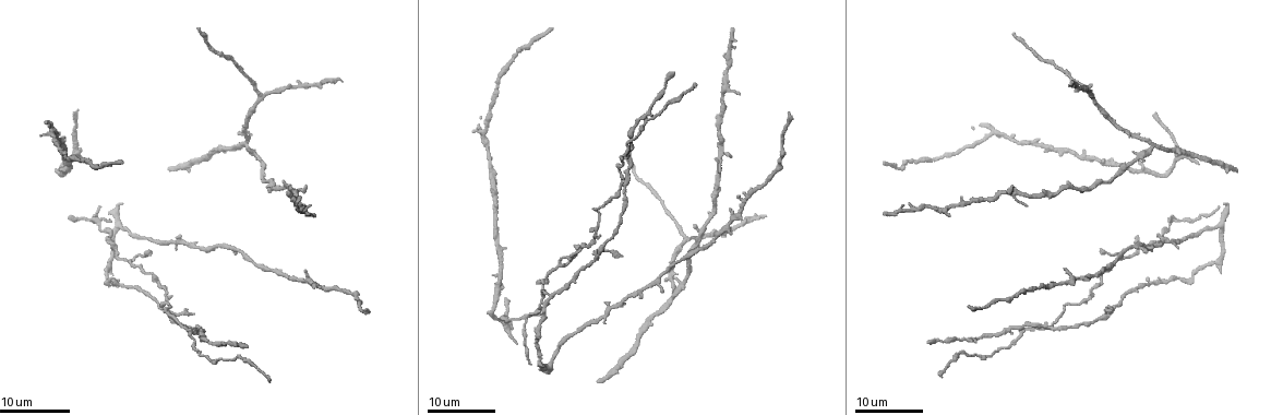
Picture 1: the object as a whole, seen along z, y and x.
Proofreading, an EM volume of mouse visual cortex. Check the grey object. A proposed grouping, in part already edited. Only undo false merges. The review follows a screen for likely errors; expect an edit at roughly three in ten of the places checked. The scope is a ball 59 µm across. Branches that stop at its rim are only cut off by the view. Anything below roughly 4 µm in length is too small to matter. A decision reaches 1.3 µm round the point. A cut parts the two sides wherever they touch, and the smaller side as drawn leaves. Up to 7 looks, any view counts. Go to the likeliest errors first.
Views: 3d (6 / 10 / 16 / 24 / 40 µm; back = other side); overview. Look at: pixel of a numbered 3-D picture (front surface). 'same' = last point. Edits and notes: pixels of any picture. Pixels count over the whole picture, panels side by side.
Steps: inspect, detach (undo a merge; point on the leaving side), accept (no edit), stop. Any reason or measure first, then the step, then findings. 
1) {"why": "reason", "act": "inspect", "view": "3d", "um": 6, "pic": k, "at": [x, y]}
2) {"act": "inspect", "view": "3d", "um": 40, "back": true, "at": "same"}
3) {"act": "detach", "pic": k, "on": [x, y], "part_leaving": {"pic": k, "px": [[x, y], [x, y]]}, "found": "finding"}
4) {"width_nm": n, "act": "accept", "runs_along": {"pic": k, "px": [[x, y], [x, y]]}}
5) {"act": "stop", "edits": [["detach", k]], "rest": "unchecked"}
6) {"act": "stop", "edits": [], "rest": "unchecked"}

{"why": "looks like a crossing", "act": "inspect", "view": "3d", "um": 24, "pic": 1, "at": [526, 319]}

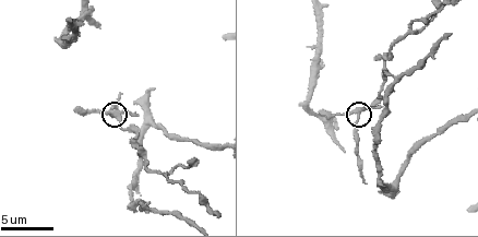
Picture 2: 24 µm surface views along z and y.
{"act": "inspect", "view": "3d", "um": 6, "pic": 2, "at": [357, 115]}

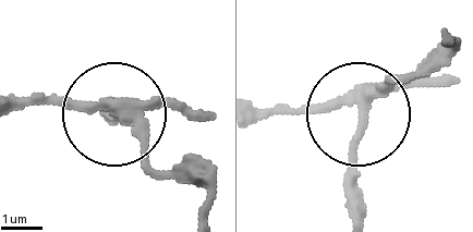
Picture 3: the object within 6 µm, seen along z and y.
{"why": "from behind", "act": "inspect", "view": "3d", "um": 6, "back": true, "pic": 3, "at": [117, 113]}

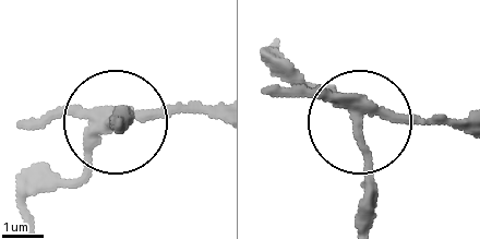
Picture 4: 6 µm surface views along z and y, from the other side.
{"arms": 4, "act": "detach", "pic": 4, "on": [48, 122], "part_leaving": {"pic": 4, "px": [[361, 104], [463, 124]]}, "found": "a second cell is stuck on"}

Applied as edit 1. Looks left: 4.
{"why": "redraw", "act": "inspect", "view": "overview"}

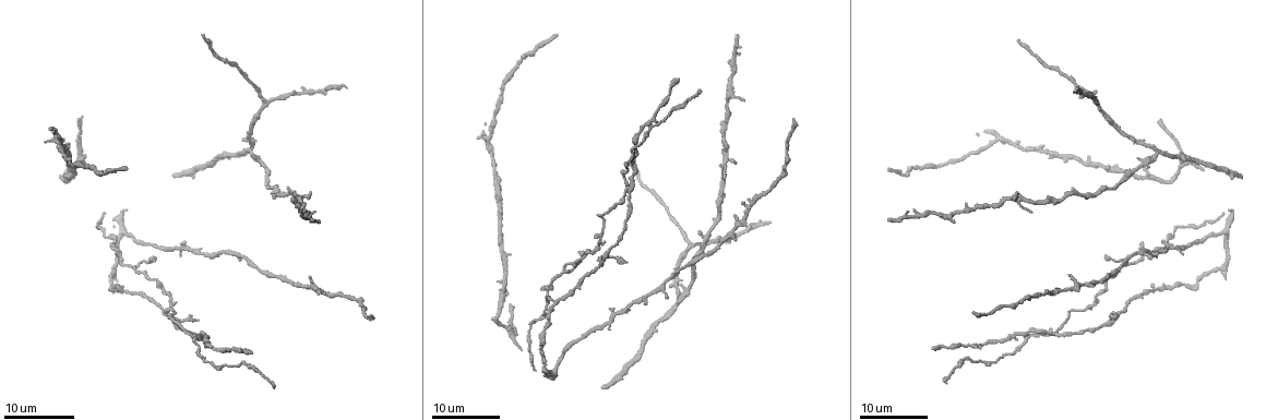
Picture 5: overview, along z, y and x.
{"why": "arms part here", "act": "inspect", "view": "3d", "um": 24, "pic": 5, "at": [252, 151]}

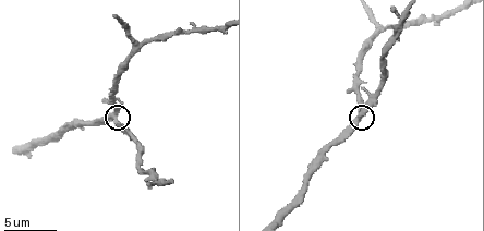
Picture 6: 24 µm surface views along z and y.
{"act": "inspect", "view": "3d", "um": 6, "pic": 6, "at": [360, 119]}

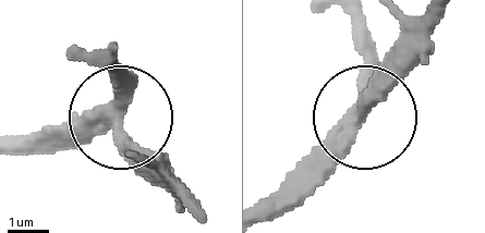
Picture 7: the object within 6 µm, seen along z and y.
{"act": "inspect", "view": "3d", "um": 6, "back": true, "pic": 7, "at": [359, 110]}

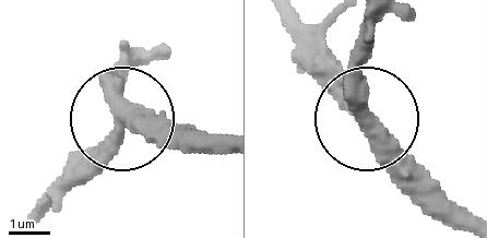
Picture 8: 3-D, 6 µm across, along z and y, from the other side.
{"arms": 3, "act": "accept", "found": "all the same cell"}

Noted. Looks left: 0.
{"act": "stop", "edits": [["detach", 4]], "rest": "unchecked"}

